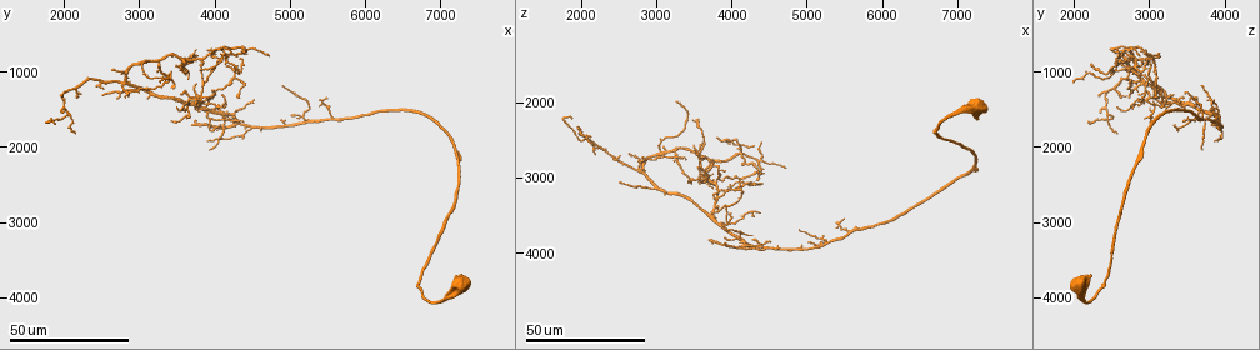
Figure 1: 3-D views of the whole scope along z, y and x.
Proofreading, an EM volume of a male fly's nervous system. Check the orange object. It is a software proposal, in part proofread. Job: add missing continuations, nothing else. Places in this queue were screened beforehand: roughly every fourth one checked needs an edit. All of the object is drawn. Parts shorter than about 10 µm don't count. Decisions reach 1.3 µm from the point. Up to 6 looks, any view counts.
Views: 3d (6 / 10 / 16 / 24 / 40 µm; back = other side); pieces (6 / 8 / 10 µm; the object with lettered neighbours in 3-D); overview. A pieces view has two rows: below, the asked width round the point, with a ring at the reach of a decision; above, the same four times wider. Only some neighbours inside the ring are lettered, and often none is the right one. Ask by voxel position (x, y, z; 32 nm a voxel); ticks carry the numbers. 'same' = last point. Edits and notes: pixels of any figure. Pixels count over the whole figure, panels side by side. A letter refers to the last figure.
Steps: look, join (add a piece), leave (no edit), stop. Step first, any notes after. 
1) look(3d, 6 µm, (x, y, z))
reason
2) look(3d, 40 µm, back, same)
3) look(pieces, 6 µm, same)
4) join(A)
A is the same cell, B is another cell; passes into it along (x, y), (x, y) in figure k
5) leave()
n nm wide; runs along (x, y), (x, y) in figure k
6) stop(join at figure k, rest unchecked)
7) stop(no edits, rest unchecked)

look(3d, 40 µm, (3900, 1150, 3000))
long arm stops here

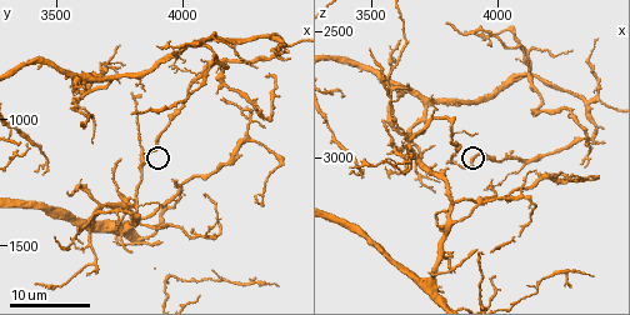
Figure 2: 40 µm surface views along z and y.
look(pieces, 8 µm, (3840, 1140, 3040))
what lies round it

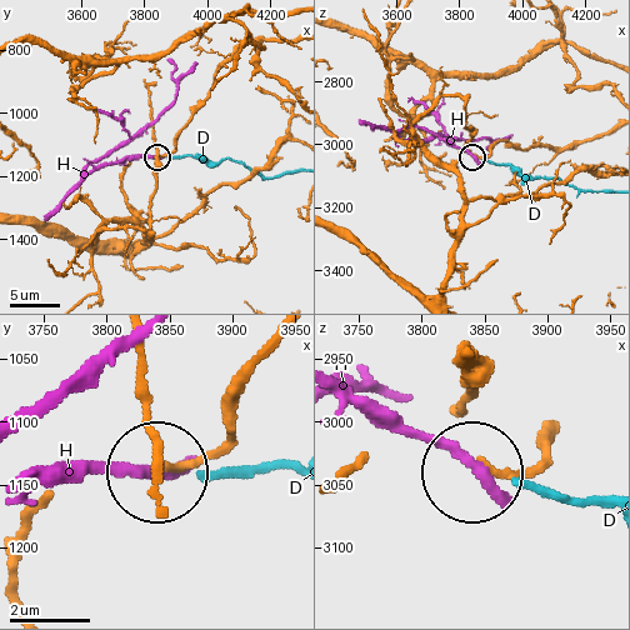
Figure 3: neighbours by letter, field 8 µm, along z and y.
leave()
D and H are other cells; none of them fits

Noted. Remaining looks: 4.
look(3d, 40 µm, (4300, 1500, 3850))
branch stops here

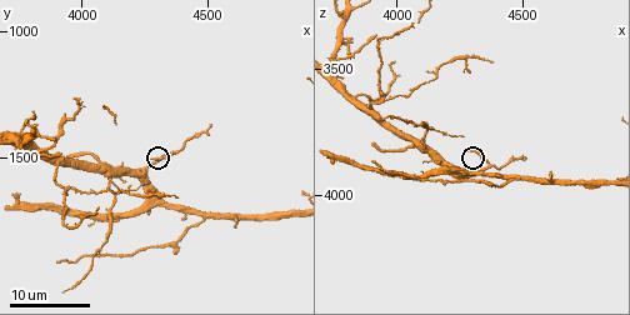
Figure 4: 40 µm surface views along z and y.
look(pieces, 10 µm, (4280, 1500, 3820))

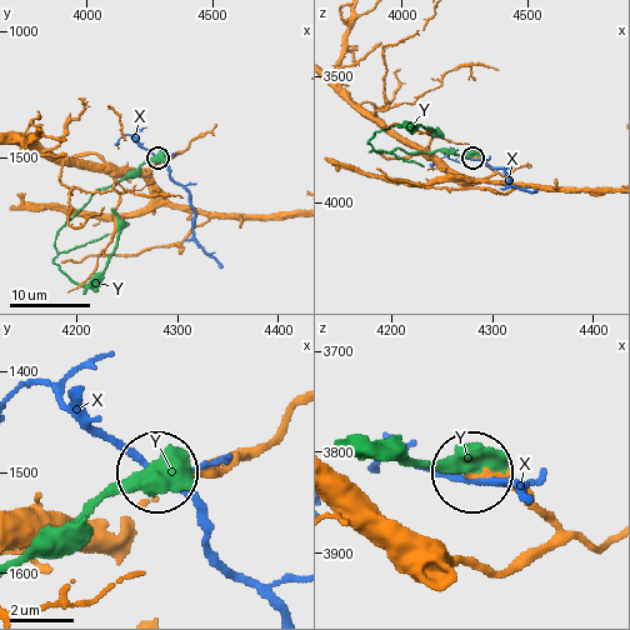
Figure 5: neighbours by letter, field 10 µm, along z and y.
leave()
X and Y are other cells; no lettered piece goes on from it

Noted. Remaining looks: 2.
look(3d, 24 µm, (3650, 1700, 3850))
branch stops here

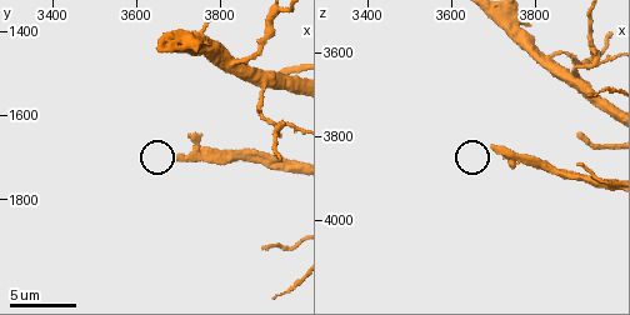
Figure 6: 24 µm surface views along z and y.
look(pieces, 6 µm, (3705, 1705, 3820))
what lies round it

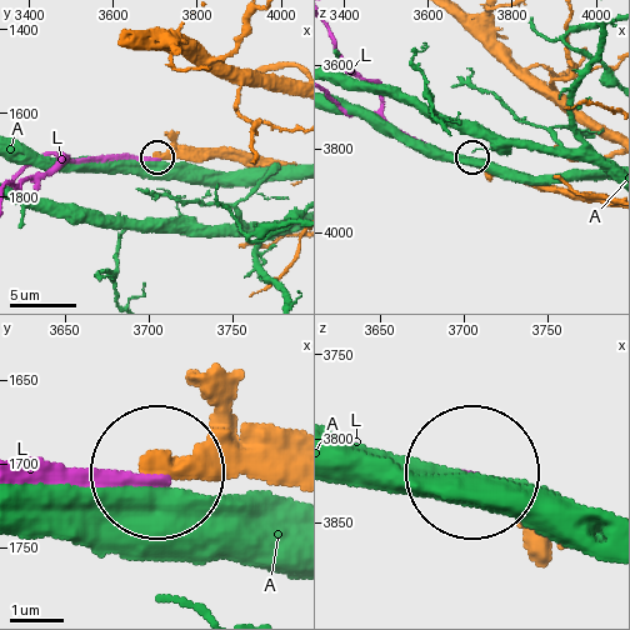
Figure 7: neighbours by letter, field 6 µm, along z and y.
leave()
A and L are other cells; no lettered piece goes on from it

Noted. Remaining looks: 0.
stop(no edits, rest unchecked)

